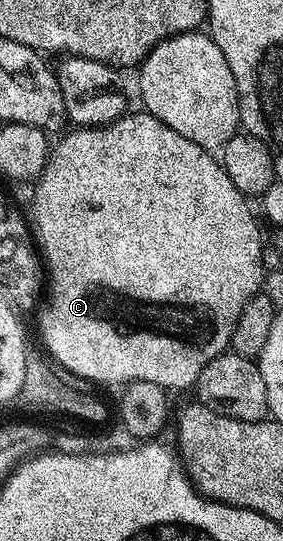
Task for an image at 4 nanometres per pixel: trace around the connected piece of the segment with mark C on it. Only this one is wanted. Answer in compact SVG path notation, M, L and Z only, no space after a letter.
M125 113L112 123L107 123L104 126L81 126L79 129L69 130L60 140L65 139L62 140L57 147L55 144L55 146L51 148L44 172L40 175L39 179L35 180L36 200L32 203L32 215L36 218L37 240L35 239L35 242L38 244L38 251L42 256L43 266L46 268L46 299L48 295L49 303L49 307L40 315L40 339L44 342L40 343L42 344L43 350L47 352L56 363L57 361L60 362L70 374L77 375L80 379L89 379L92 383L120 383L119 385L137 383L138 381L150 381L154 385L158 385L159 387L167 389L169 392L175 393L175 391L182 390L183 387L191 388L193 384L195 384L196 378L202 373L202 369L206 369L206 365L210 365L210 361L214 361L214 357L223 355L229 350L232 342L232 334L238 325L238 319L242 317L242 311L246 309L248 302L261 290L266 274L262 254L266 243L265 240L260 240L260 227L256 224L256 215L252 212L251 205L248 204L251 203L249 196L243 195L243 193L233 185L230 177L224 172L224 164L220 162L219 158L217 158L213 152L194 145L194 141L186 141L186 137L182 137L182 133L174 133L174 129L170 129L170 125L158 121L158 117L147 113L139 114L140 115L132 115L132 113Z

